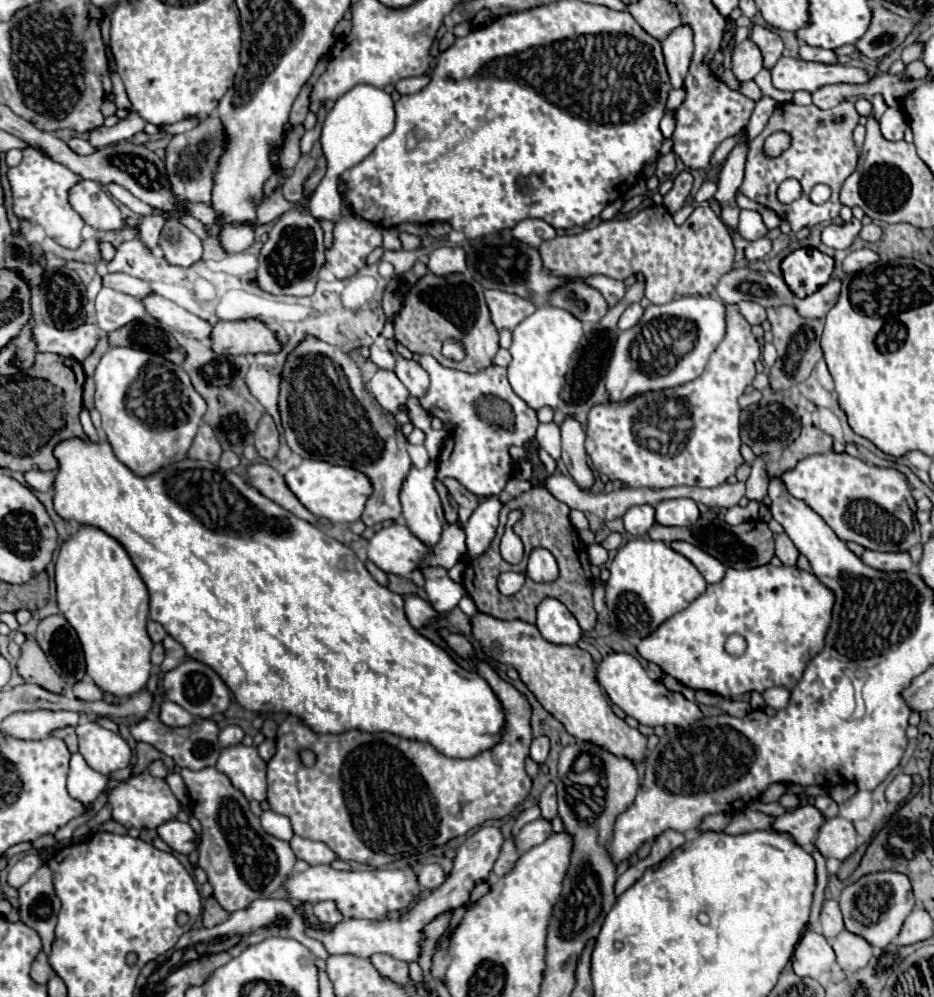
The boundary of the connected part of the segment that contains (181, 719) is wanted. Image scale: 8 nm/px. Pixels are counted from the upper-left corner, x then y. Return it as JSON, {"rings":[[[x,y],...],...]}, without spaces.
{"rings":[[[163,701],[159,719],[169,727],[185,727],[195,721],[195,717],[189,715],[189,711],[185,711],[181,705],[177,705],[173,701]]]}

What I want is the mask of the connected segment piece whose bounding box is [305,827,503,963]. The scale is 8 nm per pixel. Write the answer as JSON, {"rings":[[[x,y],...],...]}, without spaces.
{"rings":[[[483,827],[477,833],[473,833],[461,847],[459,853],[453,859],[453,869],[451,875],[427,897],[415,901],[409,909],[405,909],[397,919],[381,919],[381,921],[371,921],[371,919],[343,919],[333,927],[333,931],[327,931],[323,927],[307,927],[307,935],[323,941],[325,949],[329,955],[343,955],[351,953],[357,957],[371,957],[375,953],[385,953],[395,959],[401,959],[405,963],[415,963],[421,957],[421,945],[425,941],[423,927],[429,925],[433,919],[437,919],[443,913],[453,913],[455,909],[463,907],[469,903],[471,891],[483,883],[491,869],[495,859],[499,857],[503,837],[499,829],[495,827]]]}

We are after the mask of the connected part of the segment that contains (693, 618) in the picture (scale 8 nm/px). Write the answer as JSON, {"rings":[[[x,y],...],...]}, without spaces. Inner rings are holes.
{"rings":[[[785,565],[727,569],[725,577],[719,583],[711,583],[707,591],[697,597],[685,611],[669,617],[657,627],[657,631],[643,637],[637,645],[637,651],[643,659],[659,665],[663,673],[675,677],[679,683],[695,691],[709,691],[727,699],[751,691],[763,693],[769,687],[785,687],[791,691],[801,681],[807,663],[823,647],[823,639],[831,623],[831,609],[833,591],[829,591],[813,573]],[[733,633],[747,641],[747,649],[739,657],[733,657],[723,649],[727,637]]]}

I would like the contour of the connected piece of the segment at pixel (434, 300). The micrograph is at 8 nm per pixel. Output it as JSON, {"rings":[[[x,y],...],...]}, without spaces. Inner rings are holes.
{"rings":[[[427,273],[425,277],[421,277],[419,283],[409,291],[409,295],[405,295],[405,307],[401,315],[397,315],[393,327],[395,339],[411,353],[433,355],[443,367],[455,367],[465,373],[477,373],[485,367],[491,367],[493,357],[499,351],[499,333],[489,319],[483,287],[473,277],[461,273],[447,277]],[[449,339],[455,339],[463,345],[463,361],[443,357],[441,347]]]}

